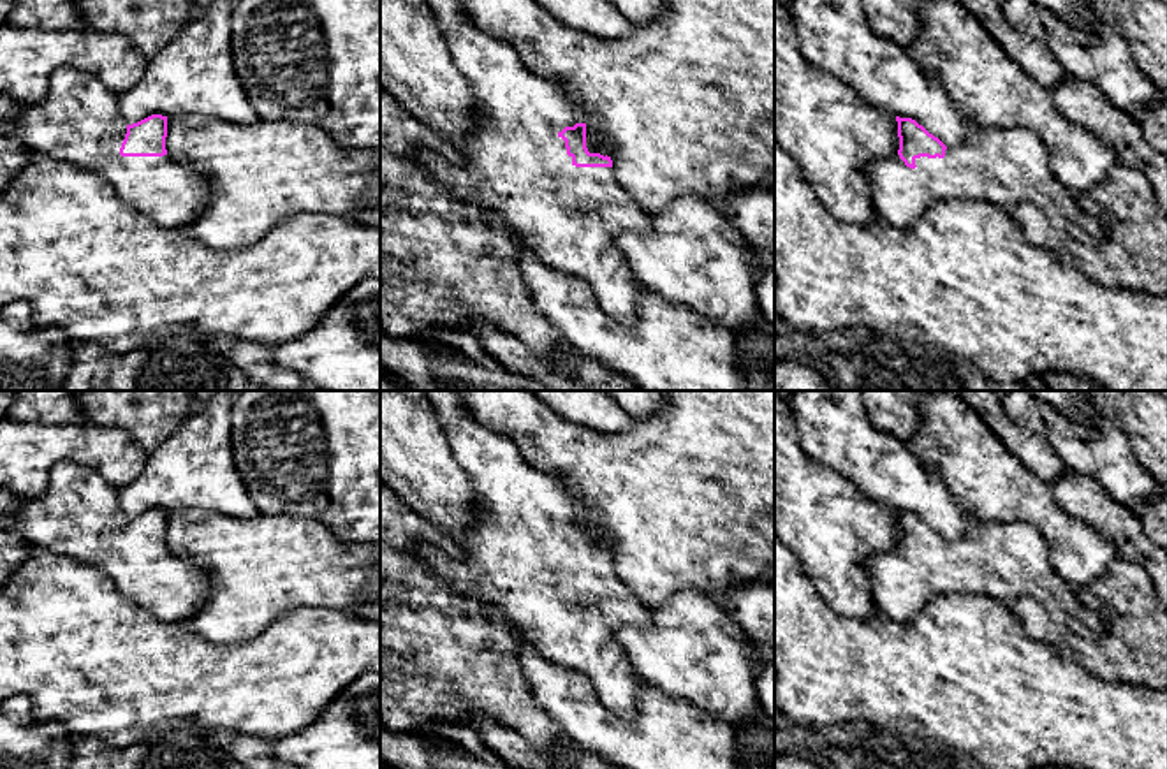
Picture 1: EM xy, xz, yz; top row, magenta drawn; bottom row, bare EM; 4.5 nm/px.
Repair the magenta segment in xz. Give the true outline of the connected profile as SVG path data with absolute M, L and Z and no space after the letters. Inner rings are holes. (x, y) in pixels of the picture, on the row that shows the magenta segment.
M459 0L426 4L456 67L473 90L477 121L470 134L454 141L461 164L426 151L421 165L454 197L498 215L512 238L547 267L586 282L607 315L634 322L644 285L614 241L623 231L648 232L651 222L620 185L588 116L567 100L561 88L530 72L507 40L481 30Z

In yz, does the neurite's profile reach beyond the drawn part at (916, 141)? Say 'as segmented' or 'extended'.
extended

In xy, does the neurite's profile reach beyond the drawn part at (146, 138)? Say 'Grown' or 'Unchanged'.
Grown

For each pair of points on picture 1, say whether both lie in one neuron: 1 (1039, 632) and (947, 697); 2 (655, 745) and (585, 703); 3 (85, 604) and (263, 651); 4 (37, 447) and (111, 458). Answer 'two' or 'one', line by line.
1: two
2: one
3: one
4: one

